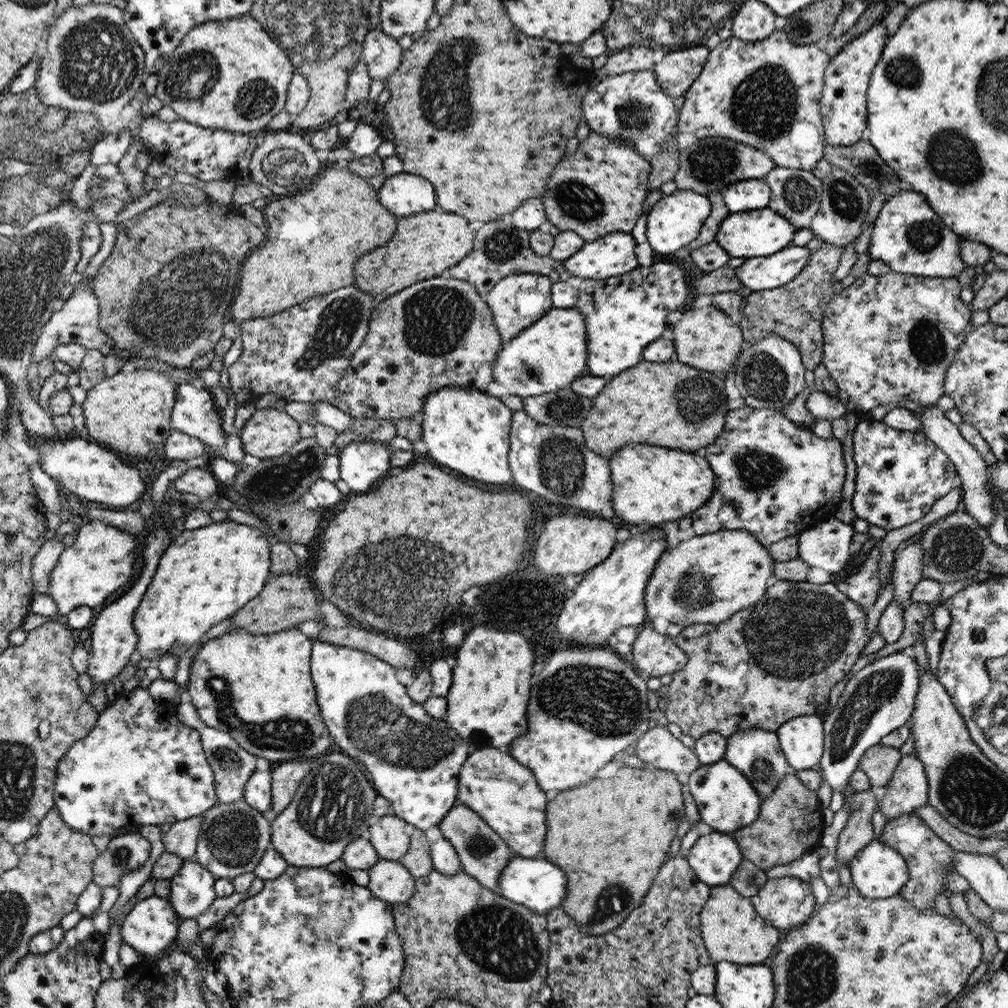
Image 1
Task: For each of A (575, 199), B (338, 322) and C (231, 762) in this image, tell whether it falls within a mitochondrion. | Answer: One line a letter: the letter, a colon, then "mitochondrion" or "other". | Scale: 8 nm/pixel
A: mitochondrion
B: mitochondrion
C: mitochondrion

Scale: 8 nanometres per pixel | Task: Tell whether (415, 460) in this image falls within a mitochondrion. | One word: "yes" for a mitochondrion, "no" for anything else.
no

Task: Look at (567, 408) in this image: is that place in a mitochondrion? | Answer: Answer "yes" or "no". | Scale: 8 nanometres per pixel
yes

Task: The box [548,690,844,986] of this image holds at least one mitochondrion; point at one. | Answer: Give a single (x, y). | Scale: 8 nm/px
(612, 900)

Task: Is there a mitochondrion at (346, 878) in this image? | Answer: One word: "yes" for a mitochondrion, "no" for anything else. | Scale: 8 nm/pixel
no

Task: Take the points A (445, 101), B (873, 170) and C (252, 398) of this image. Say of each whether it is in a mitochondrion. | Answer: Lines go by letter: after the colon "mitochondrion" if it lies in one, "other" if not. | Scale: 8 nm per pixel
A: mitochondrion
B: mitochondrion
C: other

